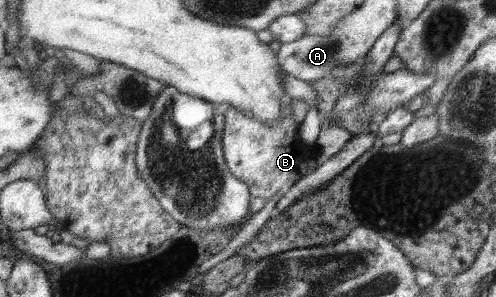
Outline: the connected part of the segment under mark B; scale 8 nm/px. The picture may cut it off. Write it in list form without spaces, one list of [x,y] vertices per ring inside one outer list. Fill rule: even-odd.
[[[291,101],[284,102],[280,117],[274,121],[258,121],[243,113],[241,109],[229,108],[223,125],[223,158],[229,172],[246,184],[251,198],[262,198],[266,203],[277,193],[293,187],[299,179],[308,174],[306,160],[323,158],[322,153],[311,146],[307,147],[300,137],[299,127],[291,118]]]

